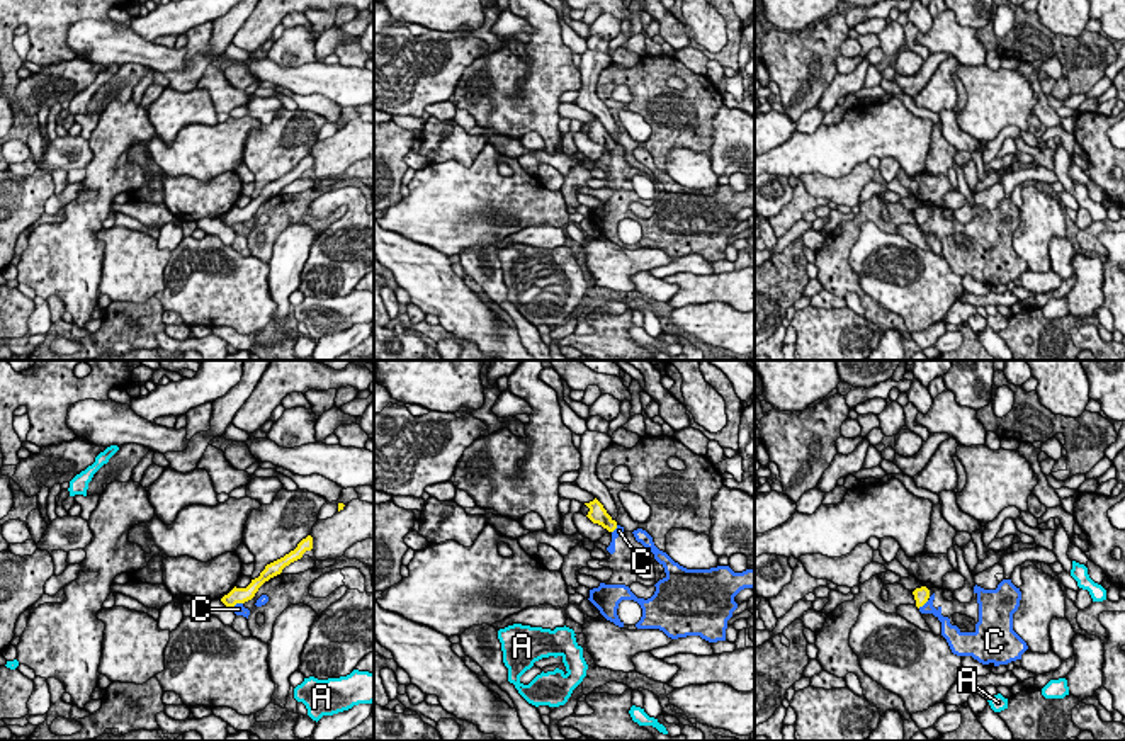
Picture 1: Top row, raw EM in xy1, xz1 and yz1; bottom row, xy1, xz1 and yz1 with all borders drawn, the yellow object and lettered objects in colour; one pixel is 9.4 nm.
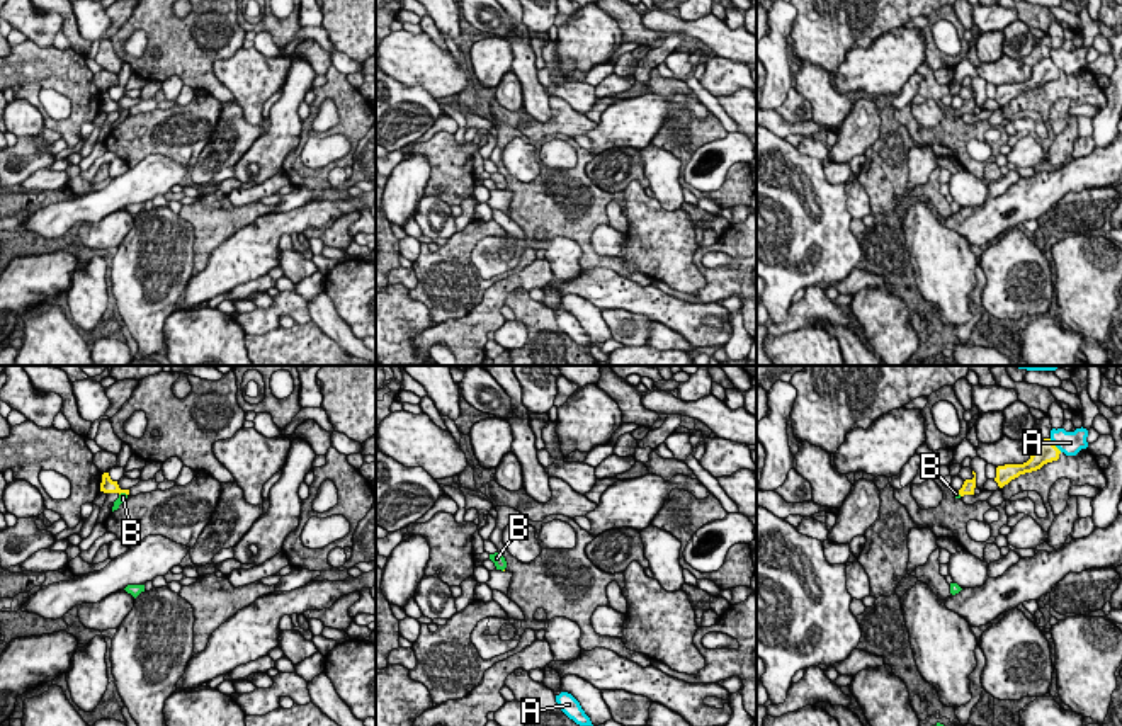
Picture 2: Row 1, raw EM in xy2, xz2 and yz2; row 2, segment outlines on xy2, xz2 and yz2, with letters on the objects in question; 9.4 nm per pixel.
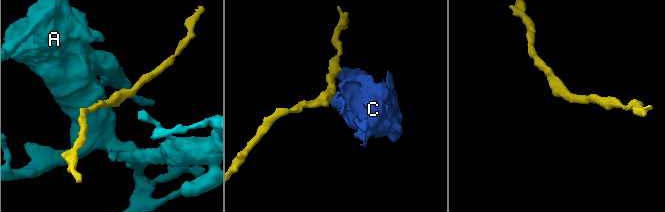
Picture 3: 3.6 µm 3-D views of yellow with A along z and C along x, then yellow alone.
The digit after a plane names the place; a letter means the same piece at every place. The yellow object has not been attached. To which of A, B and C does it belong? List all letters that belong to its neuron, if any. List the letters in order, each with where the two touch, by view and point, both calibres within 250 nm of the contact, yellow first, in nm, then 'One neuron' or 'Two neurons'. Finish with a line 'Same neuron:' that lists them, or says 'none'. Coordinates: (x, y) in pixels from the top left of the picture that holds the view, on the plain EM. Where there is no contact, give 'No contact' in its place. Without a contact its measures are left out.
A: Touches yellow at yz2 (1054, 65). Thickness 200 nm (yellow) against 220 nm. Two neurons
B: Touches yellow at xy2 (123, 111). Thickness 140 nm (yellow) against 70 nm. One neuron
C: Touches yellow at yz1 (923, 223). Thickness 140 nm (yellow) against 100 nm. Two neurons
Same neuron: B

